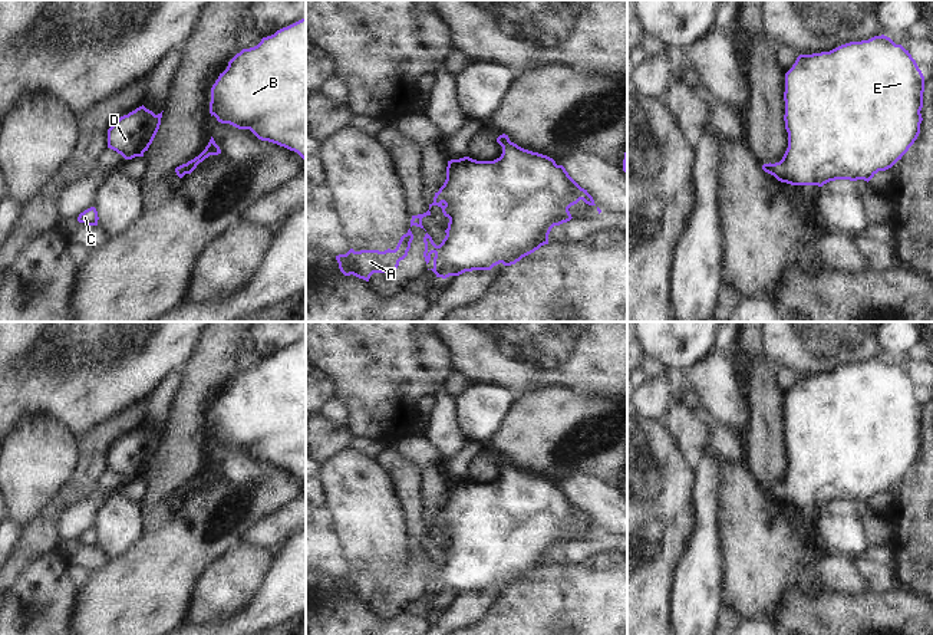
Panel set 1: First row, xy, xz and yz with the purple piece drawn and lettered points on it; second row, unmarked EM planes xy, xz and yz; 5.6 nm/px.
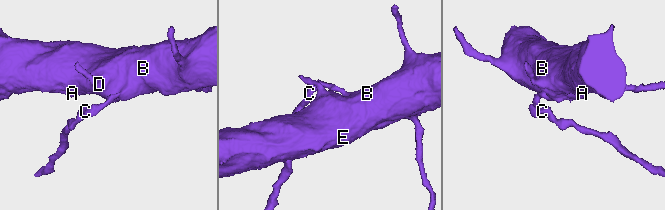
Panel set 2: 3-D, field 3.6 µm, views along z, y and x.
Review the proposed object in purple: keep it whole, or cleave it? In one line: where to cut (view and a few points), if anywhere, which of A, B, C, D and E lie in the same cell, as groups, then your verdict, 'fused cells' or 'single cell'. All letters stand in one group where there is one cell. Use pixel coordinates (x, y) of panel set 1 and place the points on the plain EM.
cut none; groups A B C D E; single cell

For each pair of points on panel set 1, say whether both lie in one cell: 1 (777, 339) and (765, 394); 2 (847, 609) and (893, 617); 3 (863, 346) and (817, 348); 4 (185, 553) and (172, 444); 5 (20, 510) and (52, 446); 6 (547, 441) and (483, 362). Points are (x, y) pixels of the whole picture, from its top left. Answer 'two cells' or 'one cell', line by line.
1: two cells
2: one cell
3: one cell
4: two cells
5: one cell
6: two cells

